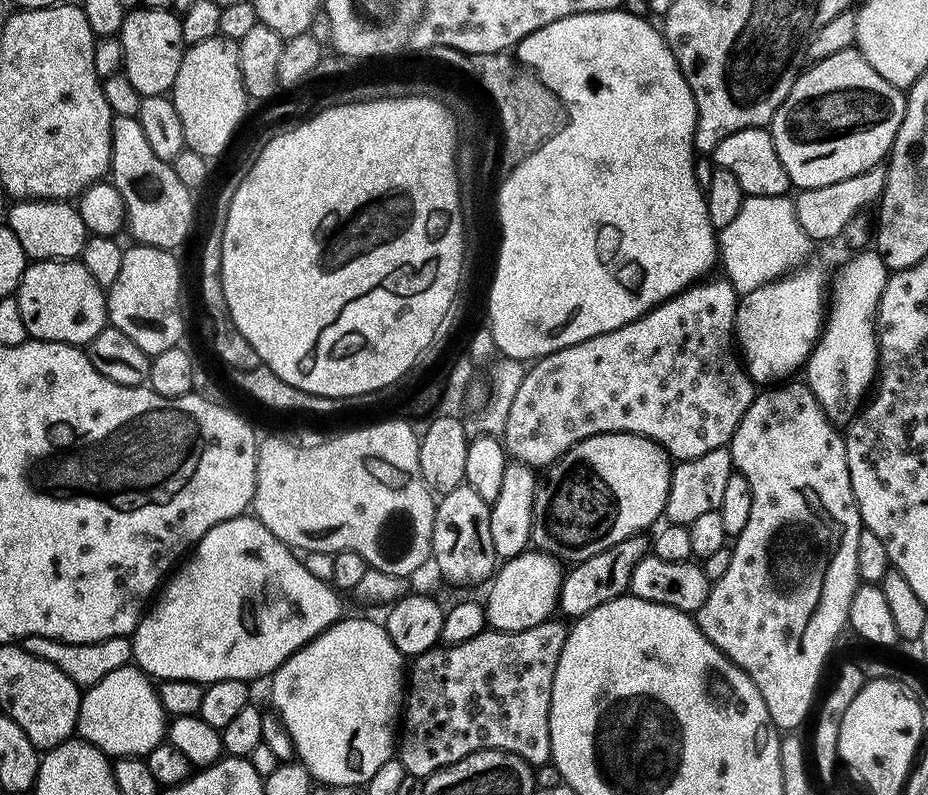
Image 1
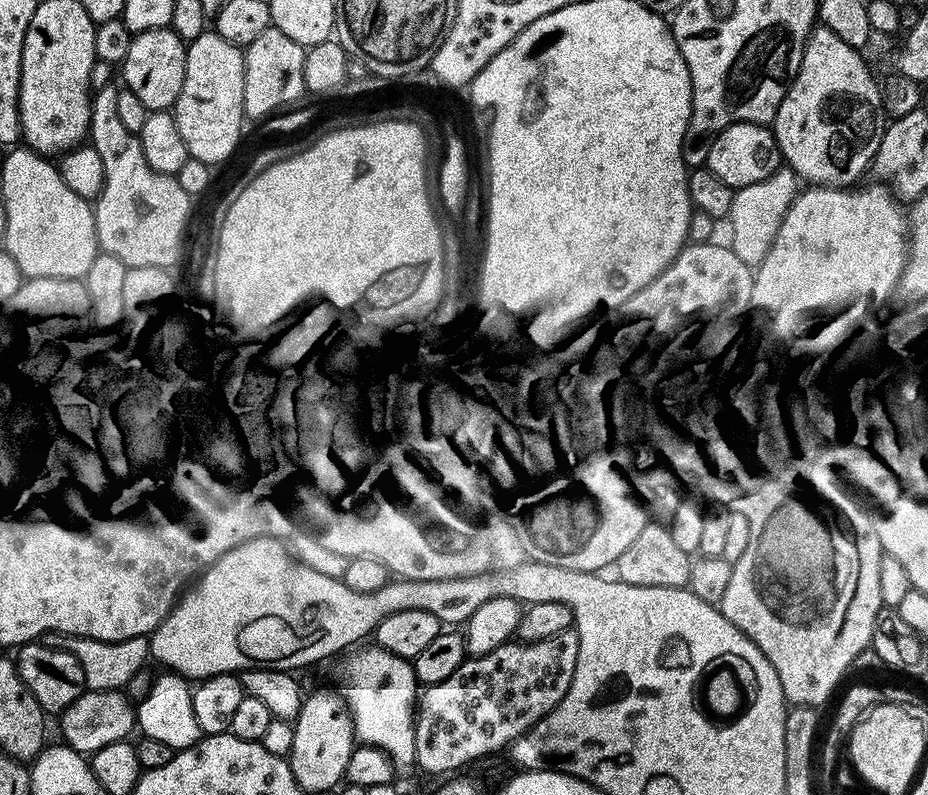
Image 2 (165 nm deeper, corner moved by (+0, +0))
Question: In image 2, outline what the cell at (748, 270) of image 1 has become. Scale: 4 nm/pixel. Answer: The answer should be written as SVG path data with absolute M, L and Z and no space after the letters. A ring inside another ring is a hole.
M782 166L768 178L754 182L750 186L742 186L732 193L732 205L728 211L727 223L732 223L732 240L730 247L742 262L759 266L766 258L770 246L780 229L782 218L792 201L798 195L798 177L791 168Z

